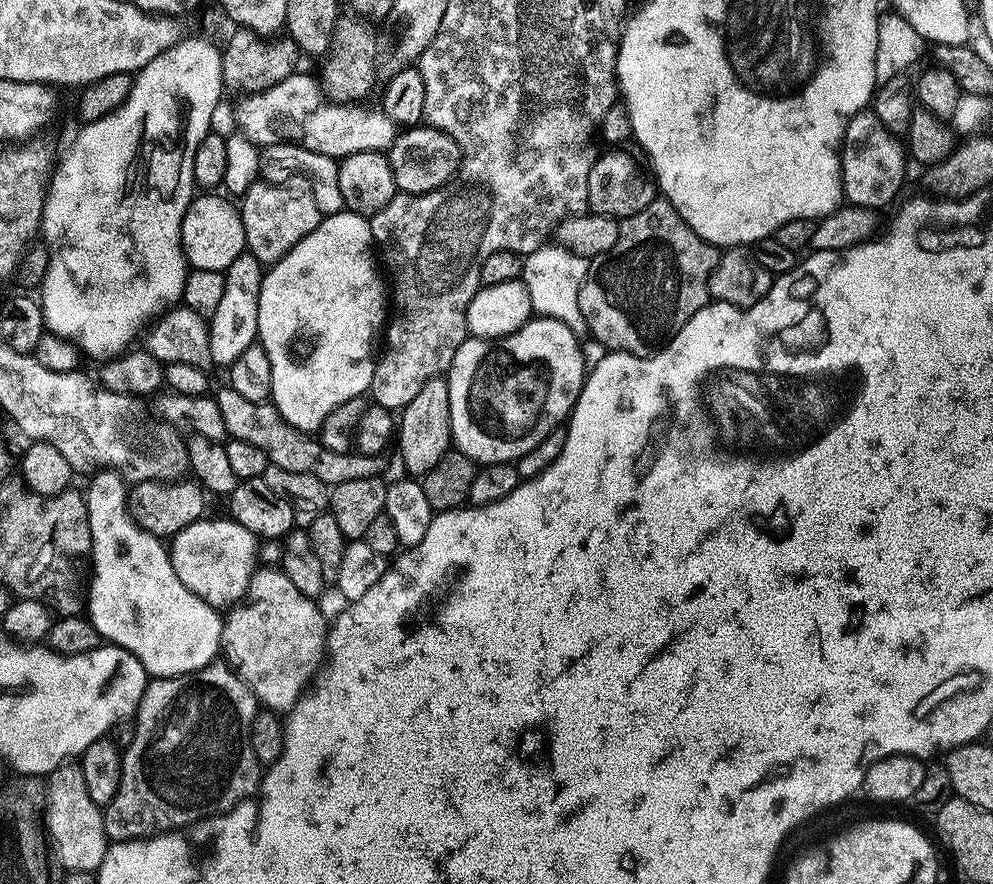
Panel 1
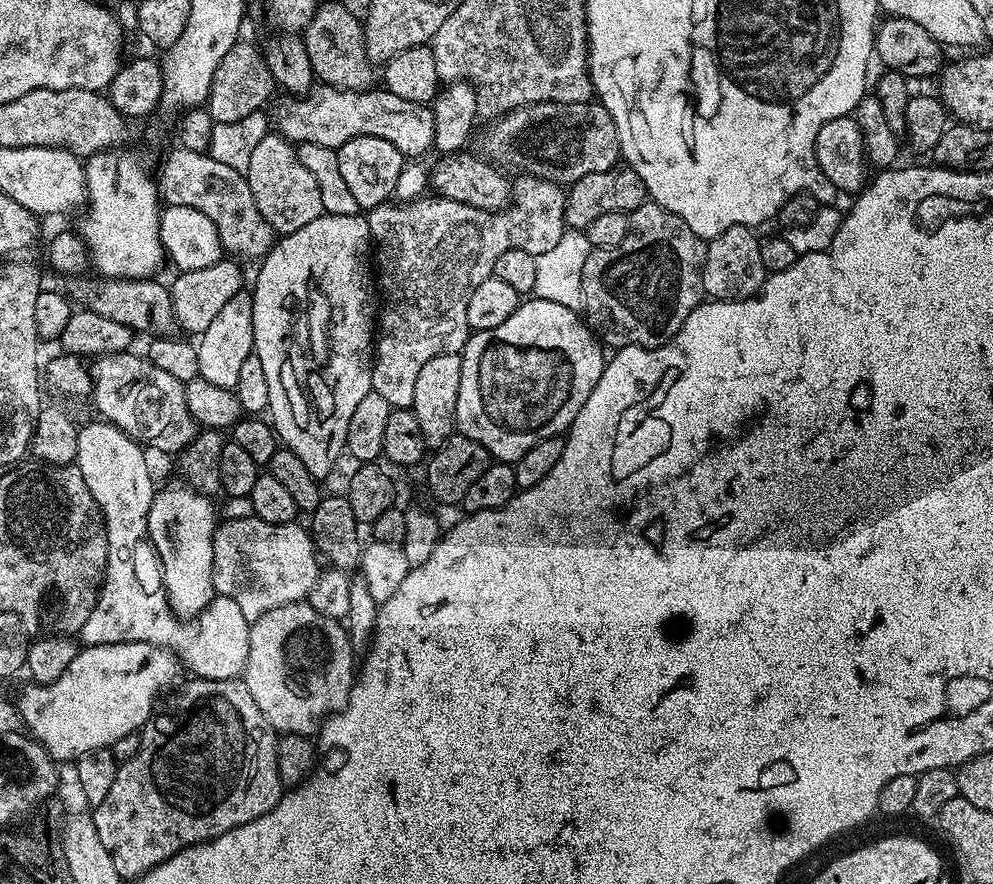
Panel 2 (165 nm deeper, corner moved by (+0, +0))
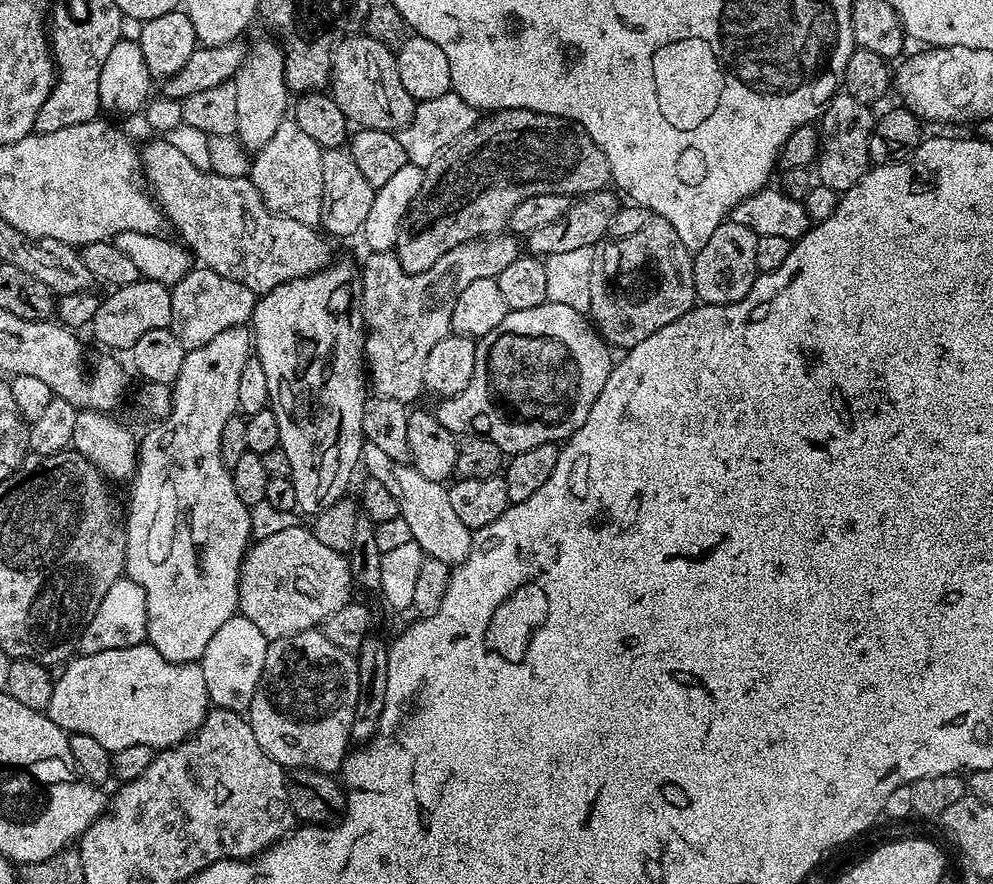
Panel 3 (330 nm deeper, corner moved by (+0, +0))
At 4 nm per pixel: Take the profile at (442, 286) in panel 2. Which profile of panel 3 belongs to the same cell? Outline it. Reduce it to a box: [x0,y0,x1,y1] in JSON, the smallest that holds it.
[362,234,522,406]

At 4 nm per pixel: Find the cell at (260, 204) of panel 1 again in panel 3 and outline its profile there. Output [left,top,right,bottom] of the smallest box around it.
[250,119,322,225]

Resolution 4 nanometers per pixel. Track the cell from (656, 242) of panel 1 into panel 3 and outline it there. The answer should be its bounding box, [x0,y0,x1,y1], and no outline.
[588,216,697,350]

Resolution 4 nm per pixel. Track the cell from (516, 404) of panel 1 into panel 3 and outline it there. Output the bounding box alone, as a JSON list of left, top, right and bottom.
[434,303,614,454]

